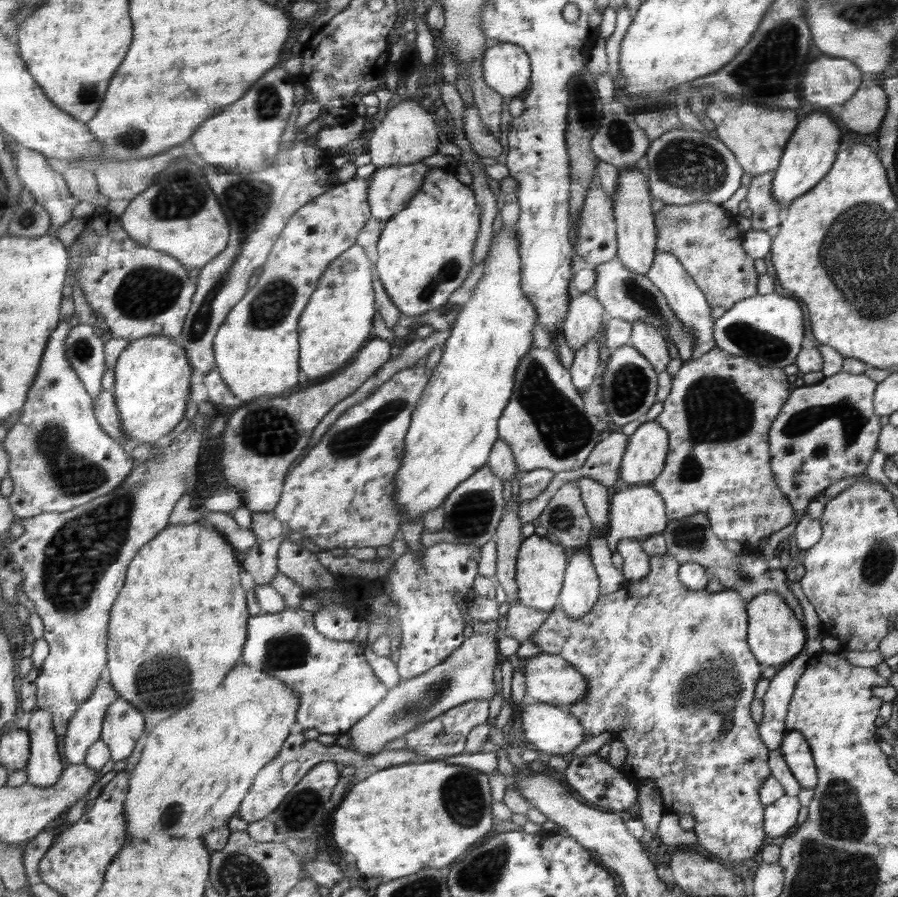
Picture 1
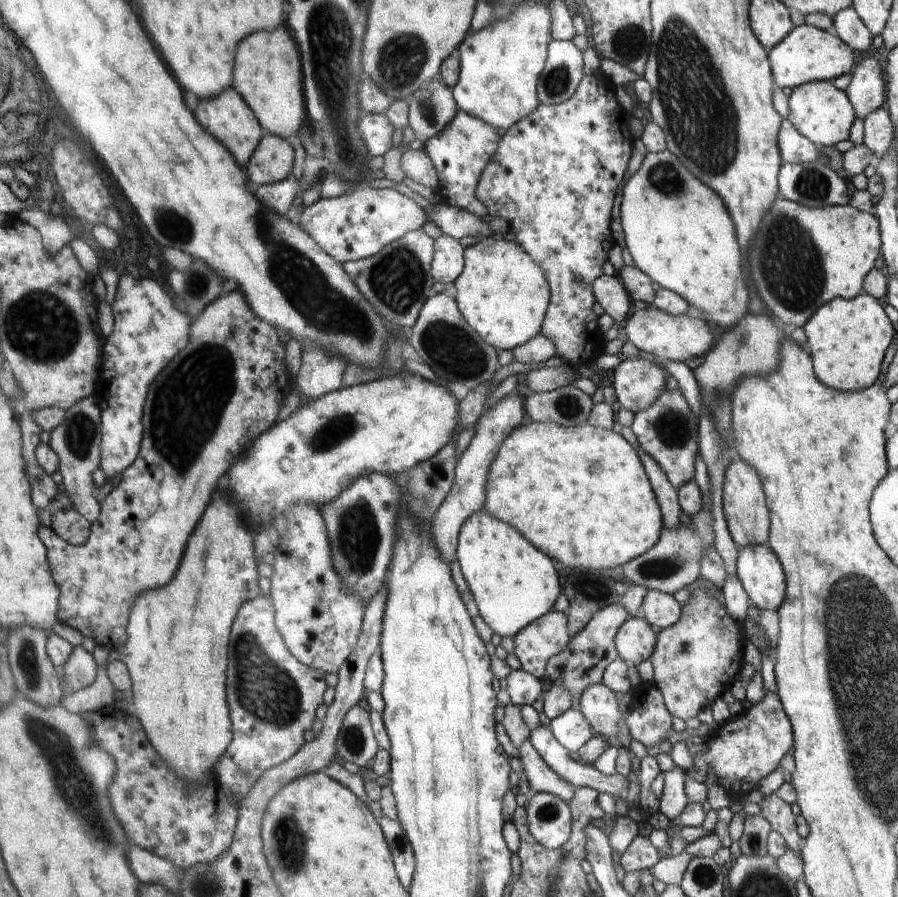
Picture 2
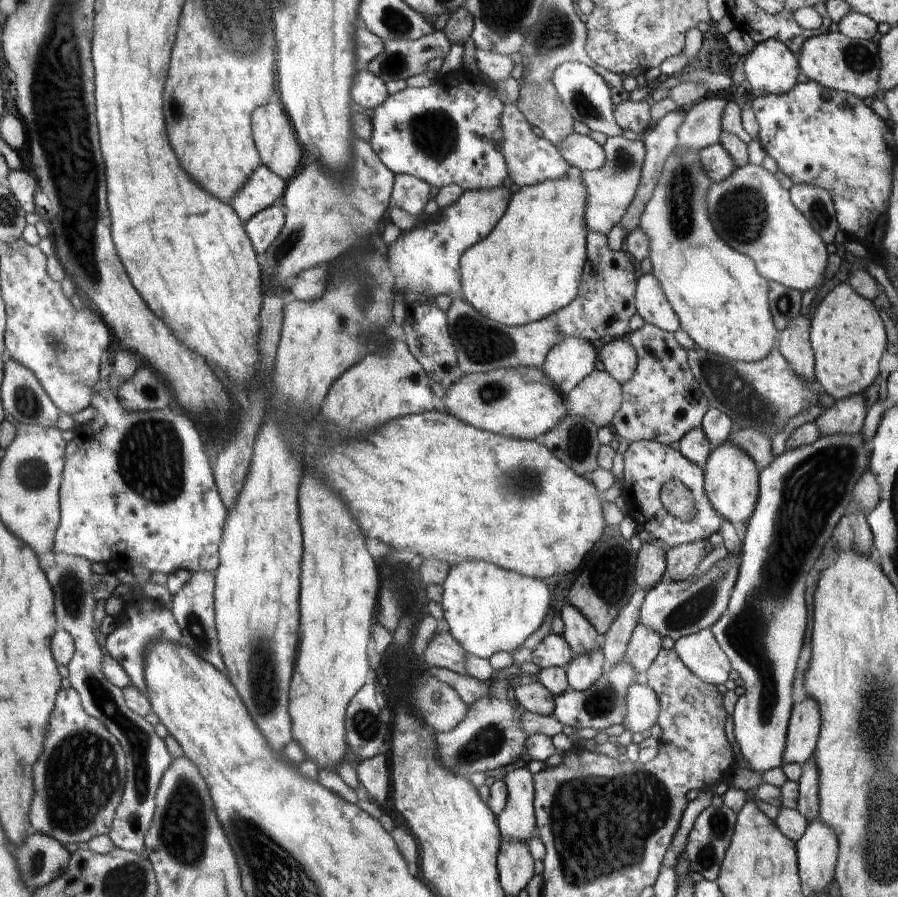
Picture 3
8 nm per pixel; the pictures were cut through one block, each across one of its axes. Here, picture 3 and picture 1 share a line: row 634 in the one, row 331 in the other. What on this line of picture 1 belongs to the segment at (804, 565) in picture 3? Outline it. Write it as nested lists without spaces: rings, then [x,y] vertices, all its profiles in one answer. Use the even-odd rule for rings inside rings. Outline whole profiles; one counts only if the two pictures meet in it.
[[[776,292],[738,301],[715,322],[713,337],[718,348],[762,366],[784,369],[785,366],[795,364],[798,348],[802,348],[804,312],[796,300],[780,296]]]

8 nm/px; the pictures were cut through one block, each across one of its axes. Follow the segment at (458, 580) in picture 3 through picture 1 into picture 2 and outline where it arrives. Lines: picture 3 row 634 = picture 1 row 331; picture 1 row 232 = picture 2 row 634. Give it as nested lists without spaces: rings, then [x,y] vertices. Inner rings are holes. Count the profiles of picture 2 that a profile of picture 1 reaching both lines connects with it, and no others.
[[[484,510],[470,515],[468,521],[461,528],[457,544],[456,558],[459,560],[461,571],[469,583],[474,600],[477,601],[479,614],[488,624],[492,632],[500,636],[515,637],[522,630],[540,619],[554,608],[556,598],[560,596],[560,580],[554,570],[554,562],[543,553],[540,548],[526,540],[517,529]]]

